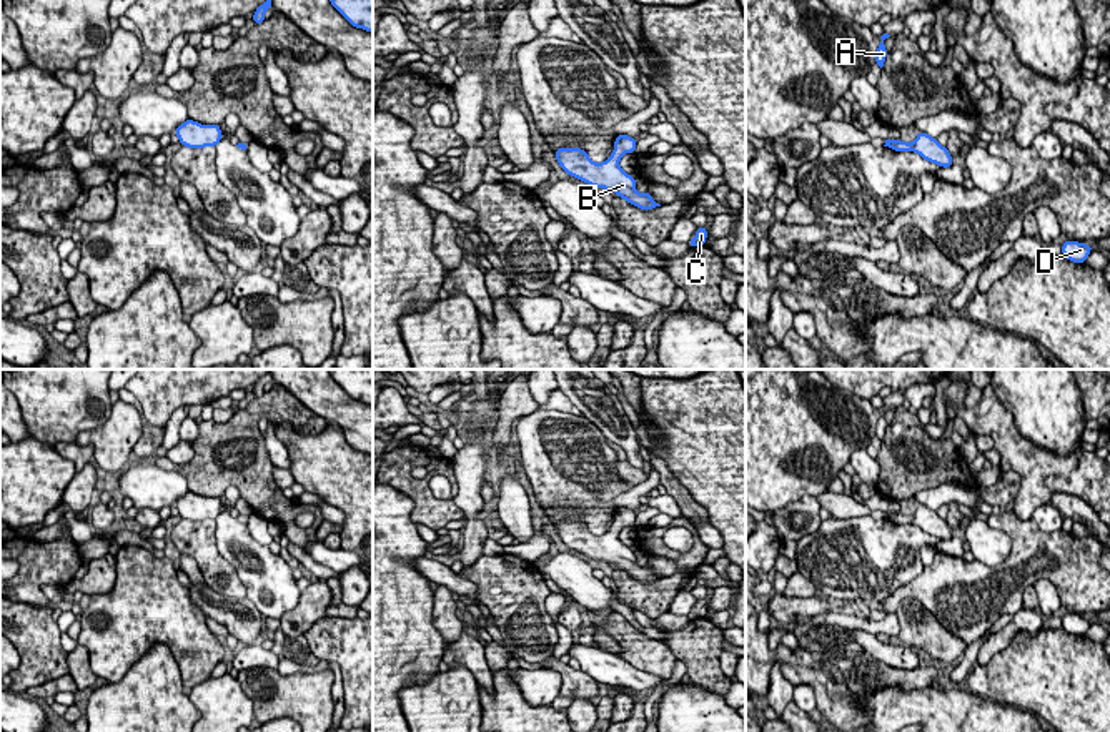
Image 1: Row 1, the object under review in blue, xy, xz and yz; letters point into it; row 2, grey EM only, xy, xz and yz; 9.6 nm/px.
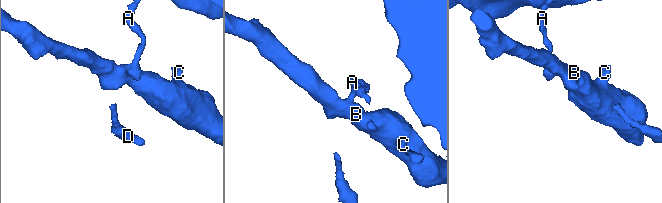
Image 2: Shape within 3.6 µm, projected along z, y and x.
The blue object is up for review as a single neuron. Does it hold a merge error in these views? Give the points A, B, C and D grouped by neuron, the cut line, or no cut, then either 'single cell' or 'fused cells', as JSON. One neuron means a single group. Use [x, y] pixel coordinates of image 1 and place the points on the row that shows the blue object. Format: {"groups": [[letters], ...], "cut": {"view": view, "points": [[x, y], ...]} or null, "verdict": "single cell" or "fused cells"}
{"groups": [["A", "D"], ["B", "C"]], "cut": {"view": "xz", "points": [[611, 155], [618, 160]]}, "verdict": "fused cells"}

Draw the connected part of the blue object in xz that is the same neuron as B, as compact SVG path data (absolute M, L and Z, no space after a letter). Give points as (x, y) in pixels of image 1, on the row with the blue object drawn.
M566 146L556 150L554 156L569 176L596 188L616 191L619 198L624 198L627 203L641 210L654 210L661 206L652 200L649 191L642 195L636 191L637 181L619 166L616 156L609 156L602 163L594 163L586 150Z

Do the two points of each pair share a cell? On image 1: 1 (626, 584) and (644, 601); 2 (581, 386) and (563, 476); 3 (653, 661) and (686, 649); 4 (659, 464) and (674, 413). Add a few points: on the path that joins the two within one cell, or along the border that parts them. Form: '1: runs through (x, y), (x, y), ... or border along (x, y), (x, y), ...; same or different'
1: runs through (631, 589), (639, 596); same
2: border along (581, 415), (606, 438); different
3: border along (663, 641), (678, 659); different
4: border along (649, 451), (666, 463), (684, 488); different

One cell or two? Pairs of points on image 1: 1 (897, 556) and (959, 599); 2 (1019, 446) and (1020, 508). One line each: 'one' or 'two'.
1: two
2: one

